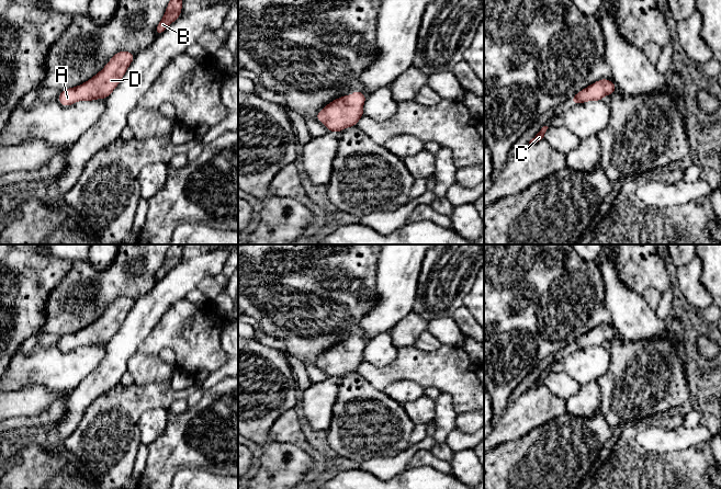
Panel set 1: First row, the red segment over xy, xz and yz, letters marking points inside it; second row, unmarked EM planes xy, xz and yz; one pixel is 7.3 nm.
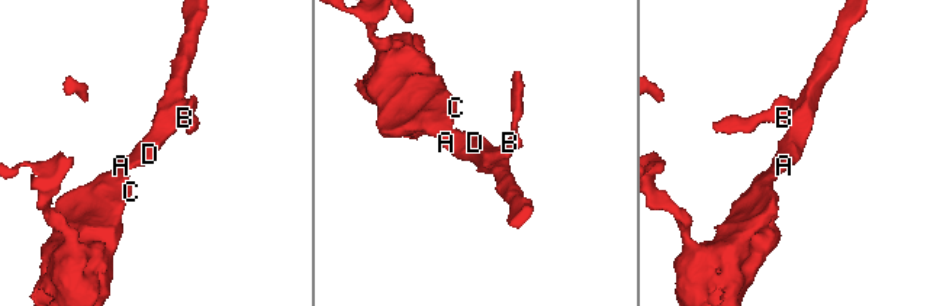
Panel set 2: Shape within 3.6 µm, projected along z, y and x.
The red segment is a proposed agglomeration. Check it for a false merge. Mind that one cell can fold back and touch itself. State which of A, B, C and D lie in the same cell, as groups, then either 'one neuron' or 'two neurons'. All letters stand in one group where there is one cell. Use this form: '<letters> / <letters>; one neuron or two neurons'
A B C D; one neuron

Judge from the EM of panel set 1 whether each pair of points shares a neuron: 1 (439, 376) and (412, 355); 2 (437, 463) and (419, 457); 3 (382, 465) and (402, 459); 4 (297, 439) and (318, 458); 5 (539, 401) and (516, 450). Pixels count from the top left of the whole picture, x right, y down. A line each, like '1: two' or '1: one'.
1: one
2: one
3: one
4: one
5: two

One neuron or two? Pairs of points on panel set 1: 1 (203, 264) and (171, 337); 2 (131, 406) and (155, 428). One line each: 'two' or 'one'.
1: two
2: two

